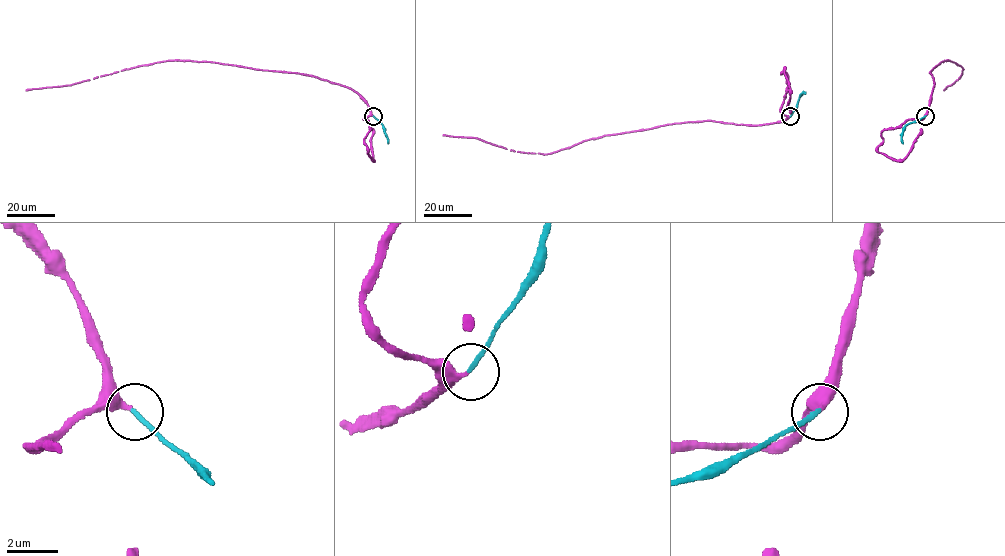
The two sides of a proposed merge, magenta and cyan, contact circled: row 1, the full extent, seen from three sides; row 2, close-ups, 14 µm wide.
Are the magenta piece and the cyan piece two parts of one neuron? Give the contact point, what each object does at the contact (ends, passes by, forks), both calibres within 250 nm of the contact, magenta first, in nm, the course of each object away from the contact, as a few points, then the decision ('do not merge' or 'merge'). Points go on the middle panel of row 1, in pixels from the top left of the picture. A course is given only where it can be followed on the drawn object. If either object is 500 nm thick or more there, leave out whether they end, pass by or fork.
place (790, 116); magenta ends; cyan ends; calibres 320 and 170 nm; course magenta (790, 117), (763, 125), (711, 120), (672, 123), (583, 141), (540, 154), (443, 135); course cyan (790, 117), (800, 96), (805, 94); merge

